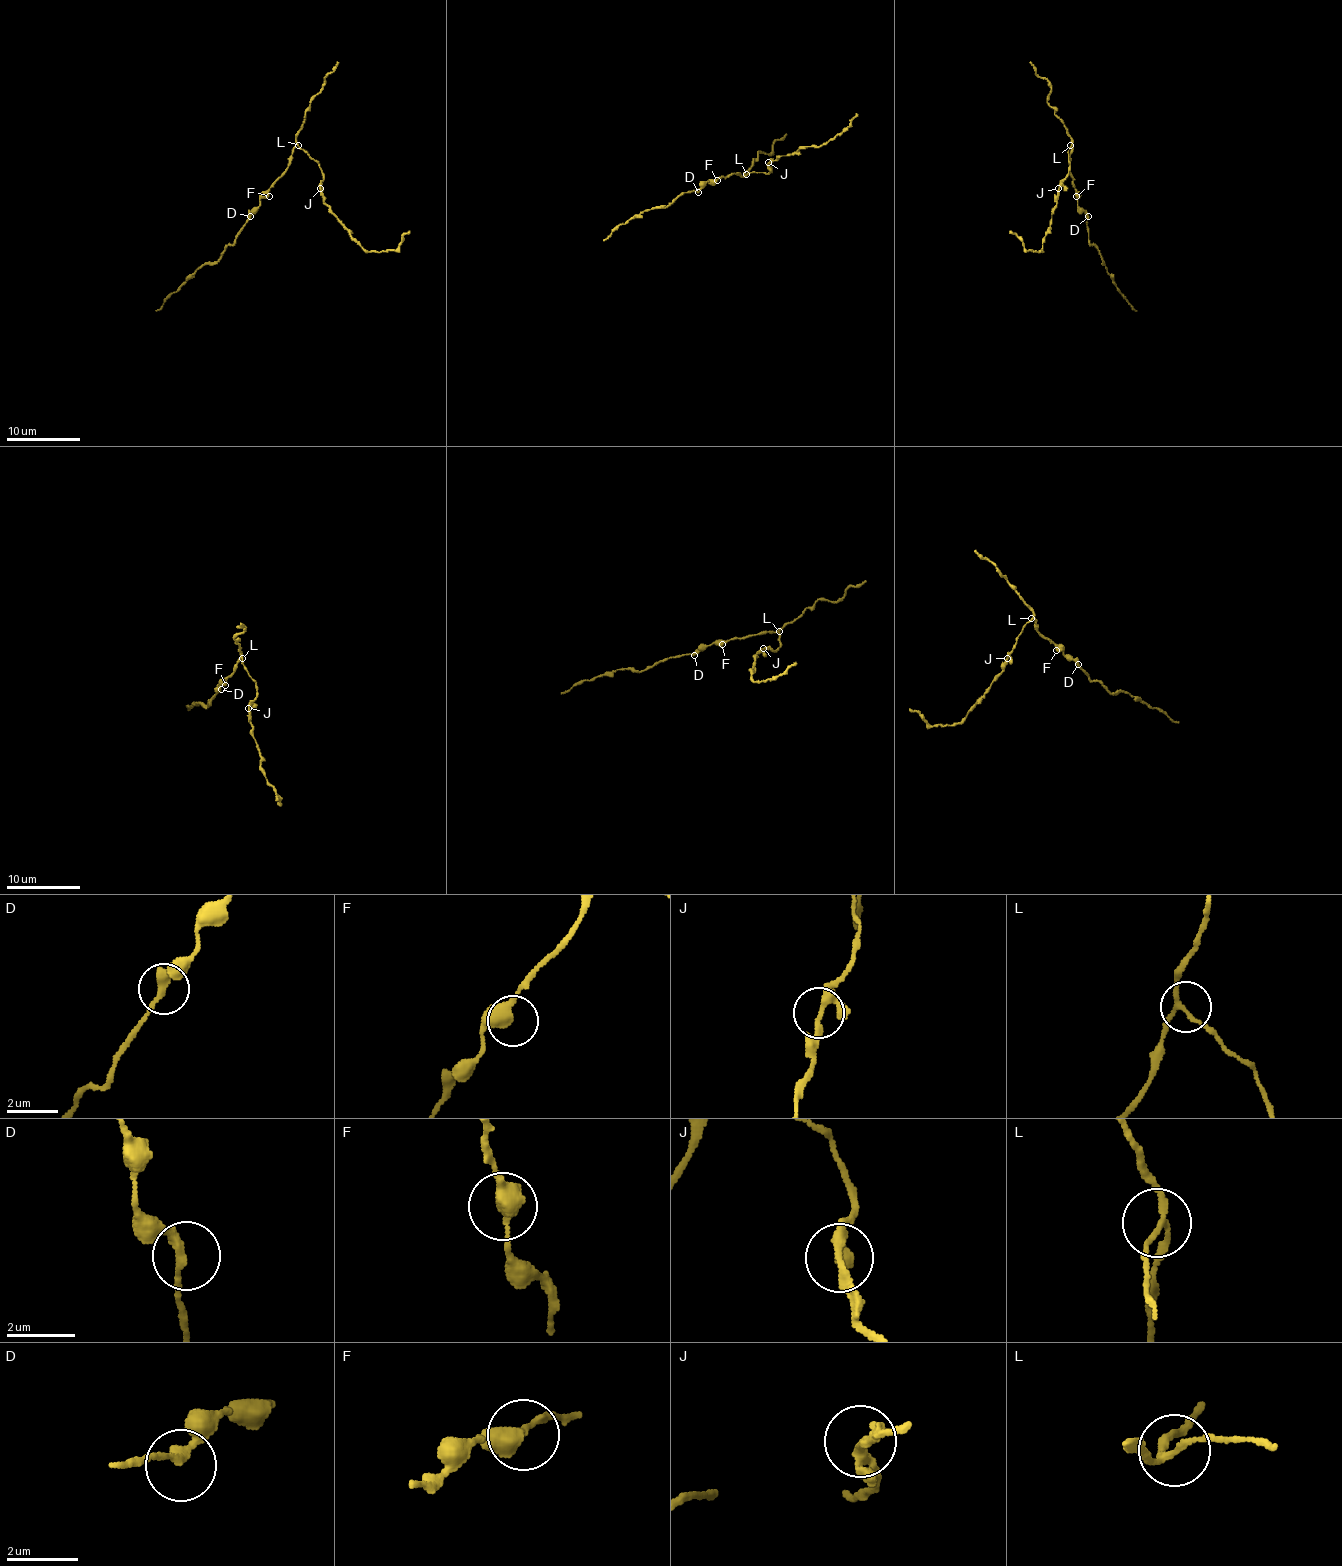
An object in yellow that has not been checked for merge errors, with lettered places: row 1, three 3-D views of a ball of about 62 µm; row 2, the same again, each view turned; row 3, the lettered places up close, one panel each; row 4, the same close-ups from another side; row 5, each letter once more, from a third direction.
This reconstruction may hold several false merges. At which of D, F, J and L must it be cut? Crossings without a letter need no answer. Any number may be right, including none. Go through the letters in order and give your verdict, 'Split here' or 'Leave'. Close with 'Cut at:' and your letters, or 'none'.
D: Leave
F: Leave
J: Leave
L: Leave
Cut at: none

